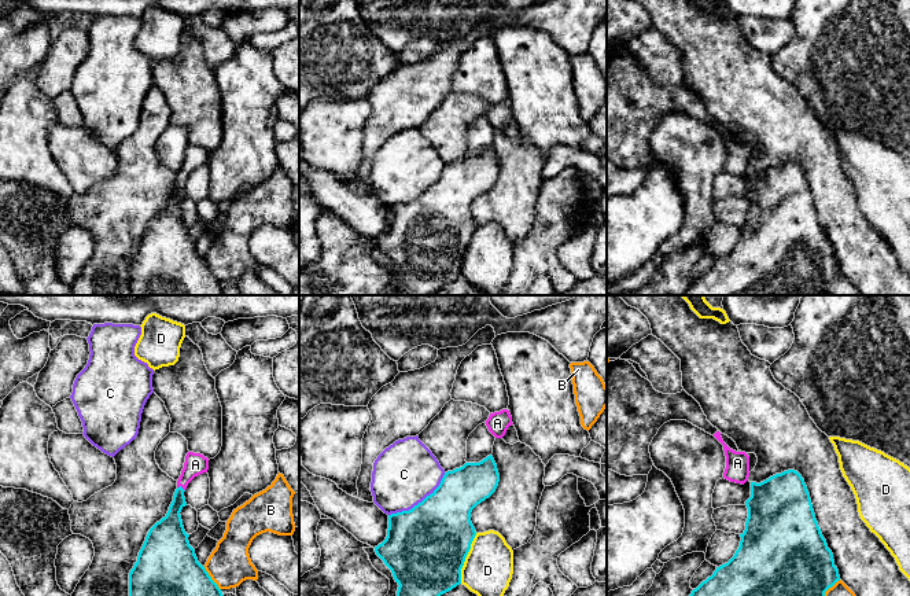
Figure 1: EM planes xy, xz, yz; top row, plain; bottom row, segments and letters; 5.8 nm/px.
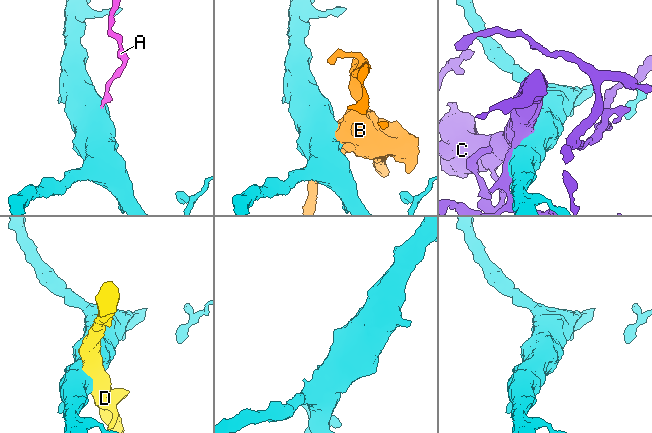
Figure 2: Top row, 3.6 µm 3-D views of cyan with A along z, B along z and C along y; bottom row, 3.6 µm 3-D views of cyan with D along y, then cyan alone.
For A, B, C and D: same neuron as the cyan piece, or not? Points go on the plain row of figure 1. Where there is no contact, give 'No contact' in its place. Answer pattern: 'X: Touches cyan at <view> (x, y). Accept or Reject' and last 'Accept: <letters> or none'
A: Touches cyan at xy (181, 180). Accept
B: Touches cyan at xy (210, 271). Reject
C: Touches cyan at xz (419, 195). Reject
D: Touches cyan at xz (465, 249). Reject
Accept: A

